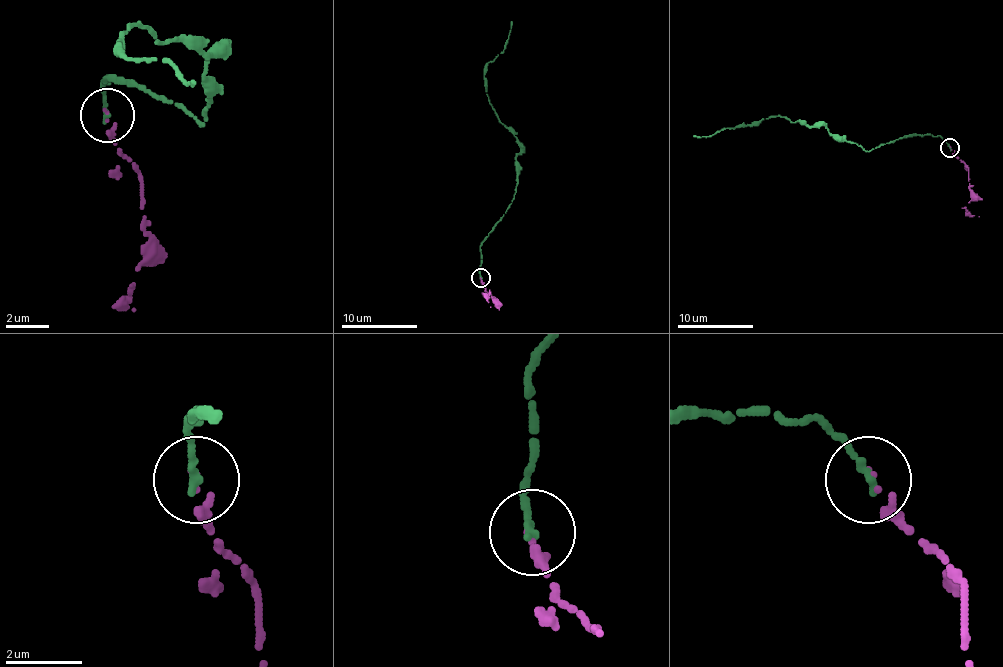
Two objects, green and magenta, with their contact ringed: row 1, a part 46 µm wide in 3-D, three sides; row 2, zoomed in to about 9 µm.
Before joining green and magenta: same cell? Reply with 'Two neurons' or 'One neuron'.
One neuron

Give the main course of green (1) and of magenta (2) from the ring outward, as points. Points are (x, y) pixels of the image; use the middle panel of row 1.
1: (480, 277), (480, 243), (516, 183), (520, 149), (499, 121), (484, 85), (484, 68), (501, 53), (510, 21)
2: (480, 277), (480, 283), (494, 296), (494, 300), (490, 294), (490, 307)

